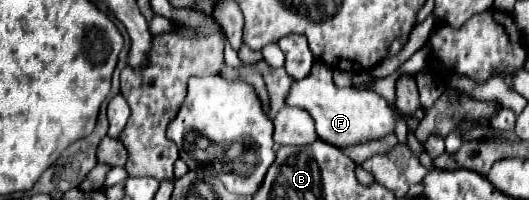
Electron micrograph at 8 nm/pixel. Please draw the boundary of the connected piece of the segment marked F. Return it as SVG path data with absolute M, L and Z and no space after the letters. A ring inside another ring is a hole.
M315 64L311 76L295 80L285 96L287 106L303 108L311 114L321 140L333 146L349 146L373 138L383 138L395 130L395 120L405 120L397 110L389 110L383 96L371 90L357 92L355 88L337 88L331 80L331 70L325 64Z

